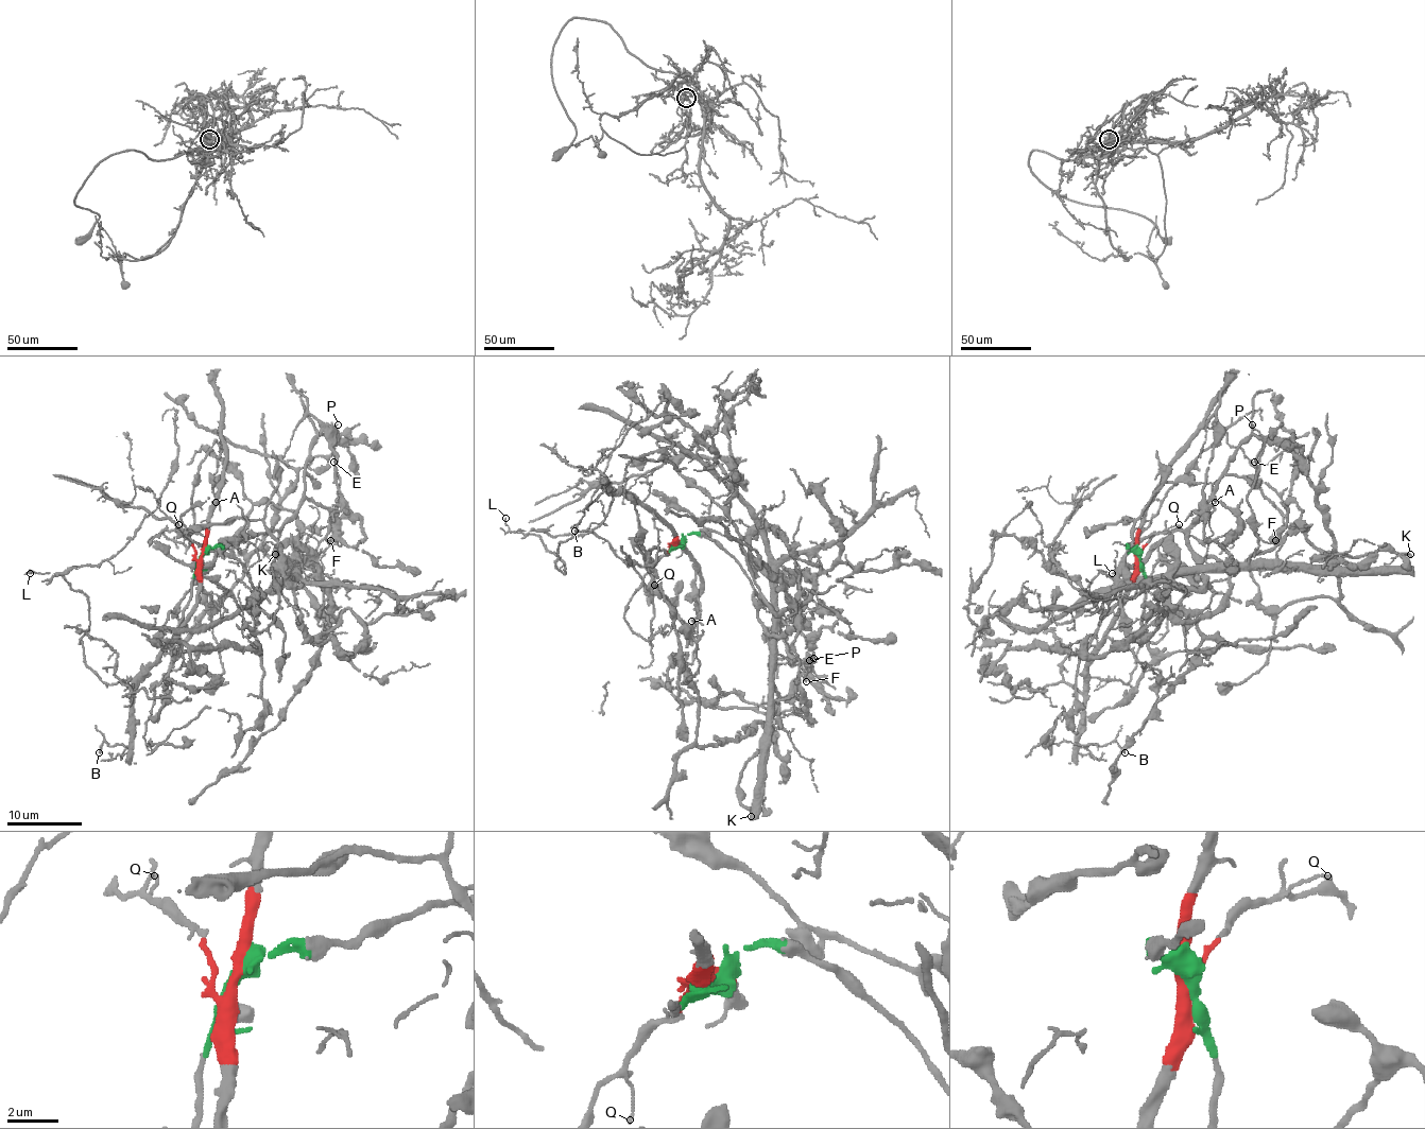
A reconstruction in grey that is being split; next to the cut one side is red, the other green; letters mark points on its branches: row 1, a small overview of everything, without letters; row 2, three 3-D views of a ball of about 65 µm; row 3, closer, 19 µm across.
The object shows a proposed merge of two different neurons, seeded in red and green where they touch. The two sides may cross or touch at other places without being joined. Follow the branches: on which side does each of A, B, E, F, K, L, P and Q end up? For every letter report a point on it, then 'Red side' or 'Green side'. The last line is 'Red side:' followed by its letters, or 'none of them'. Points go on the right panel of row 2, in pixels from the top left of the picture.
A: Place: (1215, 502). Red side
B: Place: (1125, 752). Red side
E: Place: (1254, 462). Green side
F: Place: (1275, 540). Green side
K: Place: (1410, 554). Green side
L: Place: (1112, 573). Red side
P: Place: (1252, 424). Green side
Q: Place: (1179, 524). Red side
Red side: A, B, L, Q

